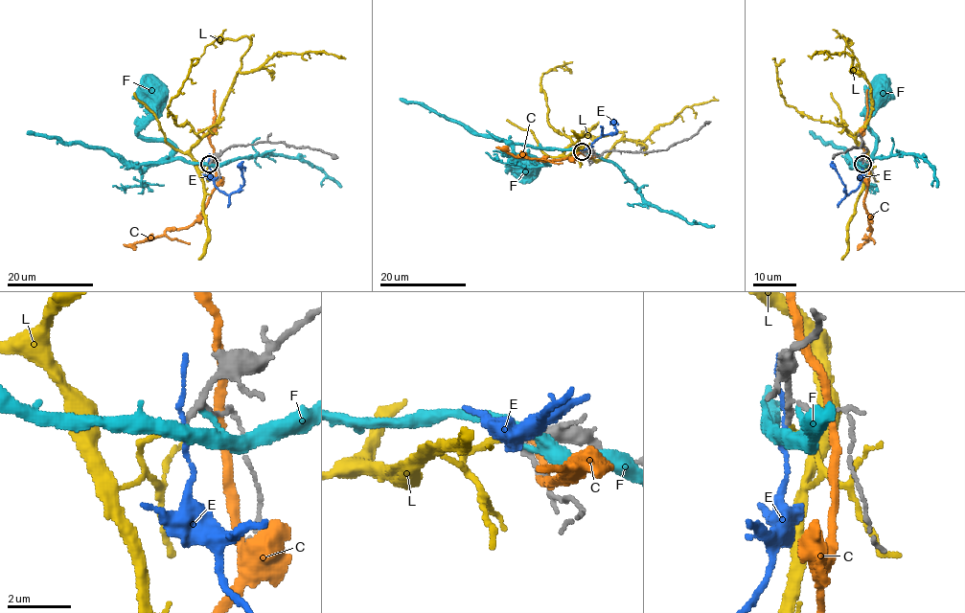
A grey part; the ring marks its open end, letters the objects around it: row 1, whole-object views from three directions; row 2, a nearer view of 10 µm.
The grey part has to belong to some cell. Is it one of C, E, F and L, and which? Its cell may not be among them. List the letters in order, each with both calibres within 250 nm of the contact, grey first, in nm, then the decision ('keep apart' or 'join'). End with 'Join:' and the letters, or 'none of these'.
C: calibres 130 and 280 nm; keep apart
E: calibres 140 and 130 nm; keep apart
F: calibres 180 and 170 nm; keep apart
L: calibres 130 and 180 nm; join
Join: L

